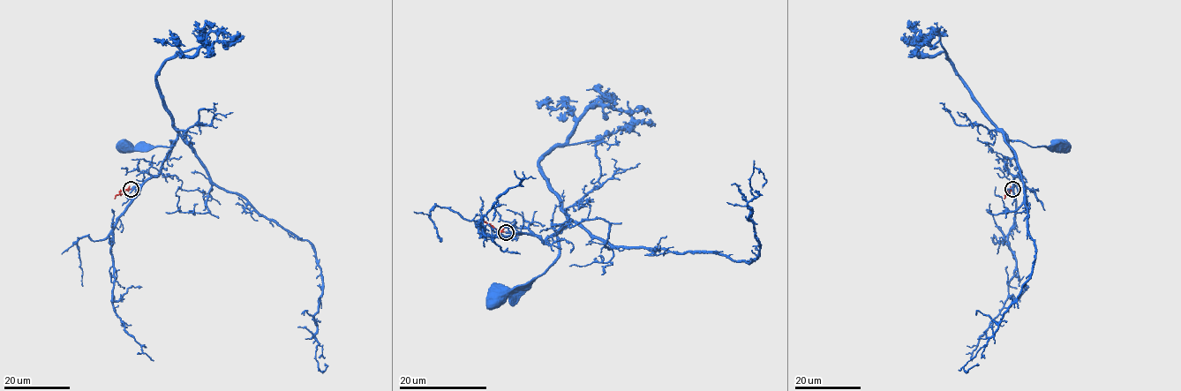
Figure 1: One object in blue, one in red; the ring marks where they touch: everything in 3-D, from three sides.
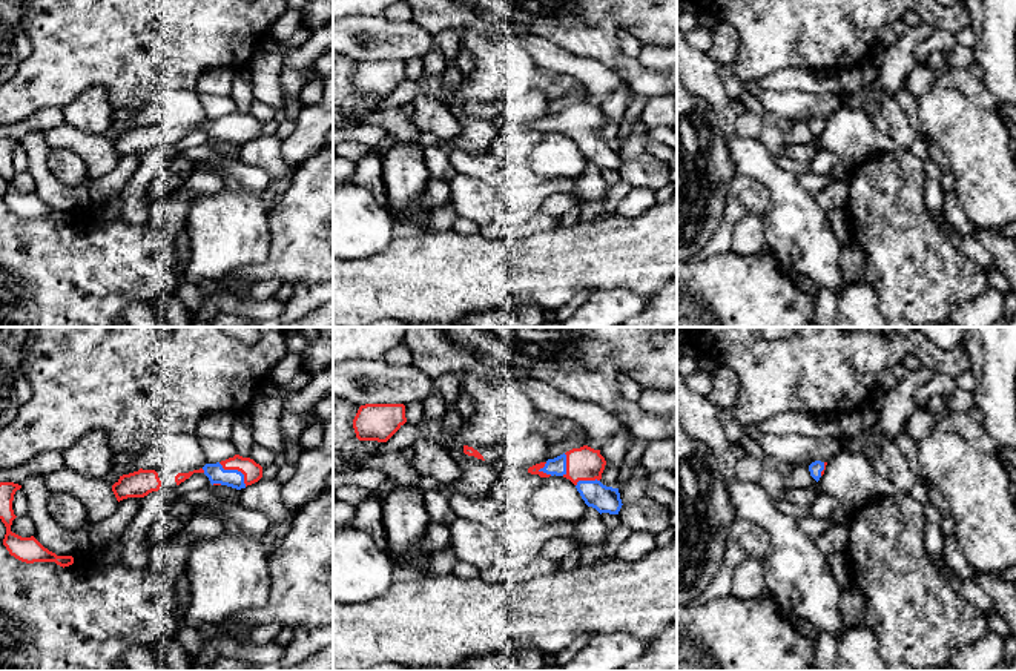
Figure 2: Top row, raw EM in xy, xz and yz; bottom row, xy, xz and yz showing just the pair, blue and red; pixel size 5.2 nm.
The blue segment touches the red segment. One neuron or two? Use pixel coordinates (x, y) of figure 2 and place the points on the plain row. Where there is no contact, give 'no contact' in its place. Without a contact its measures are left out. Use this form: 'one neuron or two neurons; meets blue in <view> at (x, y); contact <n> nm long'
one neuron; meets blue in xy at (237, 126); contact 200 nm long

